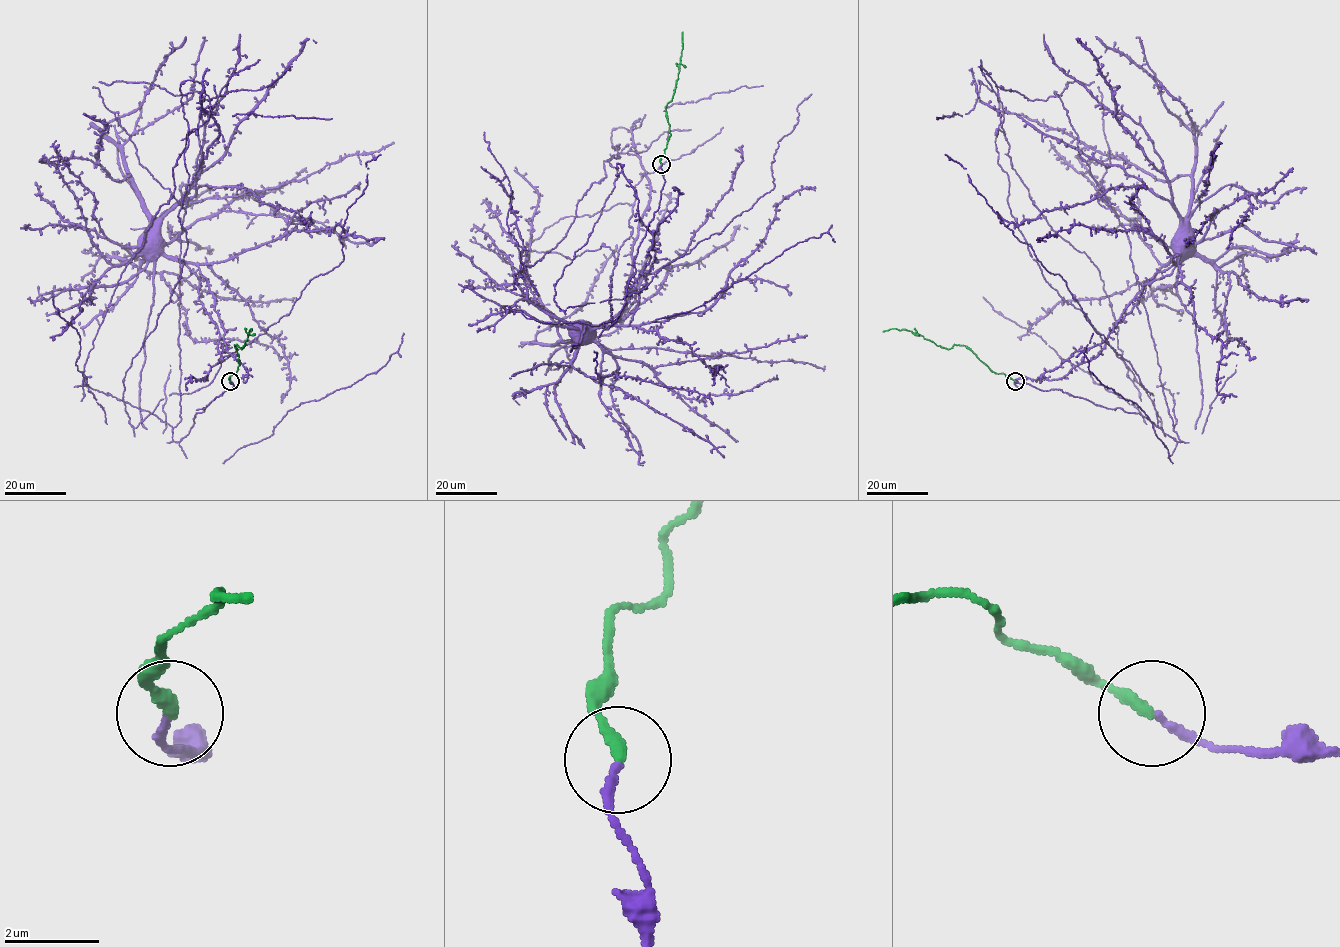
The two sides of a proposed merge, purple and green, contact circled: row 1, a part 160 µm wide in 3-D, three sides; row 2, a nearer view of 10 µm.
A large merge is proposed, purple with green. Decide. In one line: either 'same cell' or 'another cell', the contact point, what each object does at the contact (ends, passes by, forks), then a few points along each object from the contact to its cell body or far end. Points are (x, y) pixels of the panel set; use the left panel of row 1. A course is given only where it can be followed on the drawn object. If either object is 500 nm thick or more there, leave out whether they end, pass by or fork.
same cell; at (230, 381); purple ends there; green ends there; purple runs (230, 381), (174, 441), (179, 233), (206, 150), (195, 194), (153, 229); green runs (230, 381), (230, 376), (239, 366), (234, 345), (241, 349), (251, 331)

